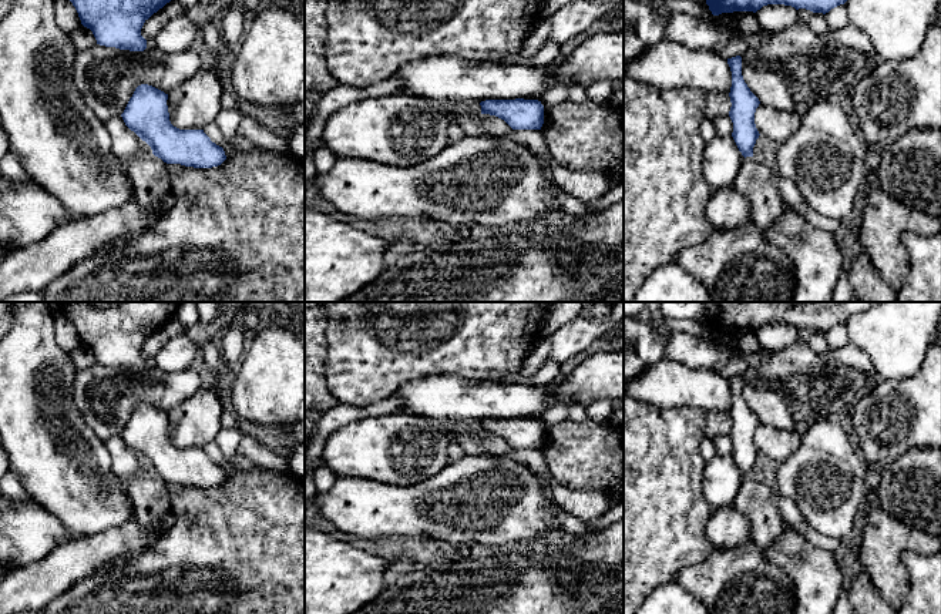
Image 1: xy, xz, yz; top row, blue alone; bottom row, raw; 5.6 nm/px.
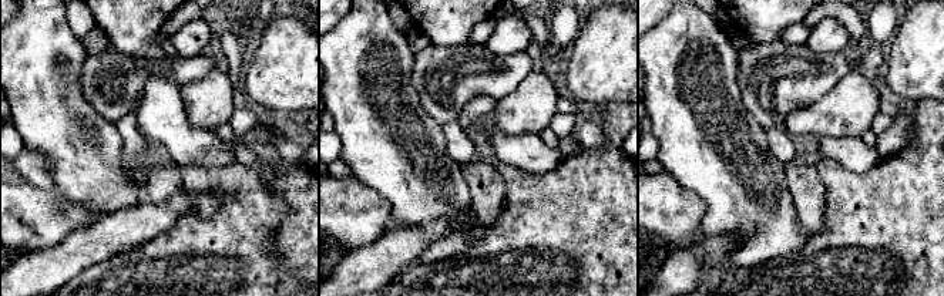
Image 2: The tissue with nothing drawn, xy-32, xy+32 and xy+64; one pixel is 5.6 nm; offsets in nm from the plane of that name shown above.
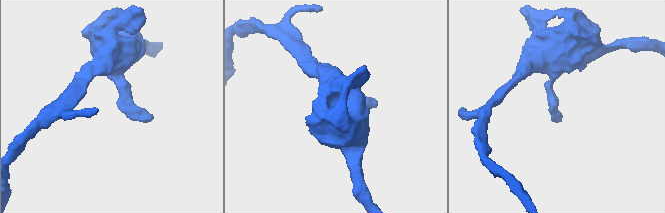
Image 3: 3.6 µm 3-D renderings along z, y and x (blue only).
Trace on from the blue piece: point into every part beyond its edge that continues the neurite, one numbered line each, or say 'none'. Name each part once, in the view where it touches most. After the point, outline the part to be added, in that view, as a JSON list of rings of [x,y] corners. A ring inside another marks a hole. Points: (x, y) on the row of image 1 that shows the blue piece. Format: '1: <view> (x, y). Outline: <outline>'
none

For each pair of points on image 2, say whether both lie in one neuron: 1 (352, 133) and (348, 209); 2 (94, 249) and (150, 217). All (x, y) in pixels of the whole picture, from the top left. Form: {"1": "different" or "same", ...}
{"1": "different", "2": "same"}

